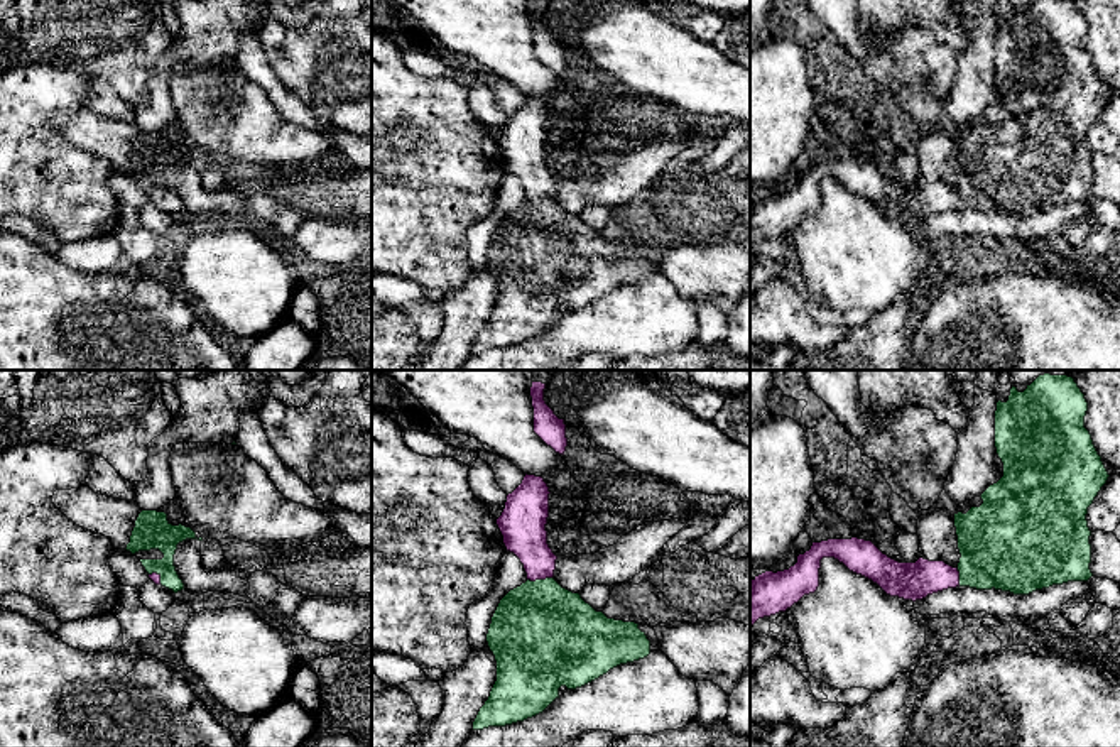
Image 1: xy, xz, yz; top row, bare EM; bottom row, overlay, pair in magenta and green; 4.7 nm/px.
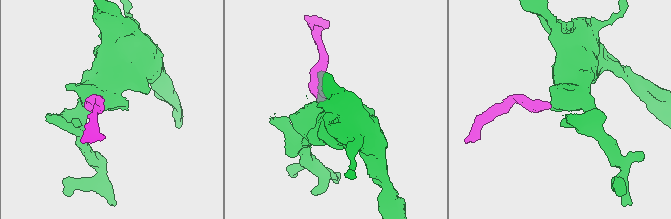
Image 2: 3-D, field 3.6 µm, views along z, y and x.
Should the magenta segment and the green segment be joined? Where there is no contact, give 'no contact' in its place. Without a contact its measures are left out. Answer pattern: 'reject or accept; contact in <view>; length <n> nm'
accept; contact in xz; length 120 nm

